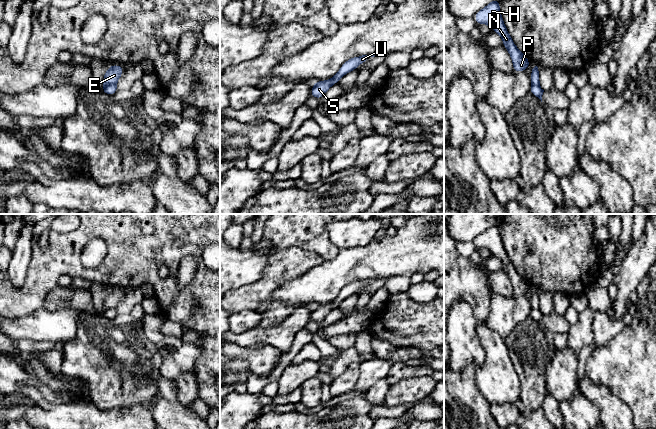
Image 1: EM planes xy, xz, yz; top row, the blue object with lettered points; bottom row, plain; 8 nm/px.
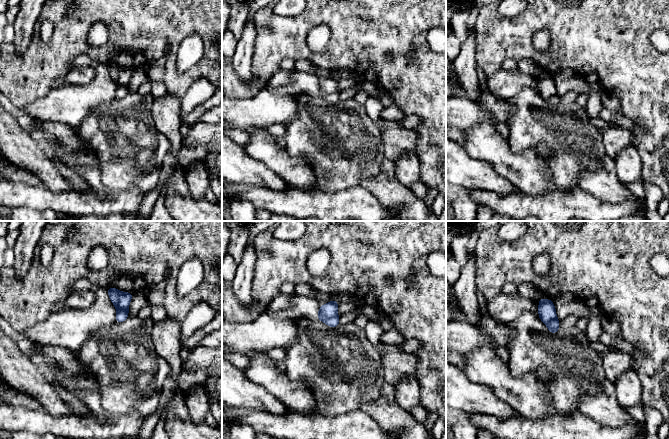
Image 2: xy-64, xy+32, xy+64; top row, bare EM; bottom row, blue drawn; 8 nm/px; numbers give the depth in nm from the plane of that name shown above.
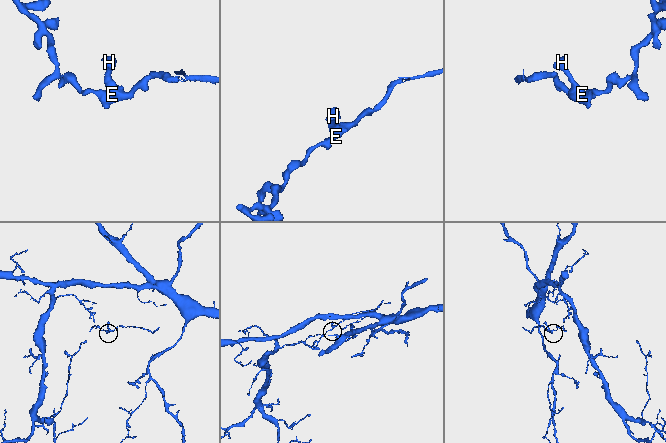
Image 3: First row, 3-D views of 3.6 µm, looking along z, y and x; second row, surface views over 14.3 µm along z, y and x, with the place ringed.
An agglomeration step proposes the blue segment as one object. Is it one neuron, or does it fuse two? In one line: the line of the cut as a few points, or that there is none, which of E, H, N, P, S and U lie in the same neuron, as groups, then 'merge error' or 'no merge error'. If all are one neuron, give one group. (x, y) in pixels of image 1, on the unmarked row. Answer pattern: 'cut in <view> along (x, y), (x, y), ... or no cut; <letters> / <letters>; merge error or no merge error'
cut in xy along (115, 307), (105, 310); E S / H N P U; merge error

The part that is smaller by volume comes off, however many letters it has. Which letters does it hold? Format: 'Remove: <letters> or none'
Remove: H, N, P, U

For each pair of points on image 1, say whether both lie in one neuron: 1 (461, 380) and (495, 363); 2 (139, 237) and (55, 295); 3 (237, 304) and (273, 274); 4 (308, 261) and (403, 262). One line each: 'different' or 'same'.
1: different
2: different
3: same
4: different

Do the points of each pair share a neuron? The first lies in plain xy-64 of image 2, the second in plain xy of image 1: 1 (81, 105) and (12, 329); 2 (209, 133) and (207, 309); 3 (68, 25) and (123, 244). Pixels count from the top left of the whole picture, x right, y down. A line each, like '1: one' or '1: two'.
1: one
2: two
3: one

